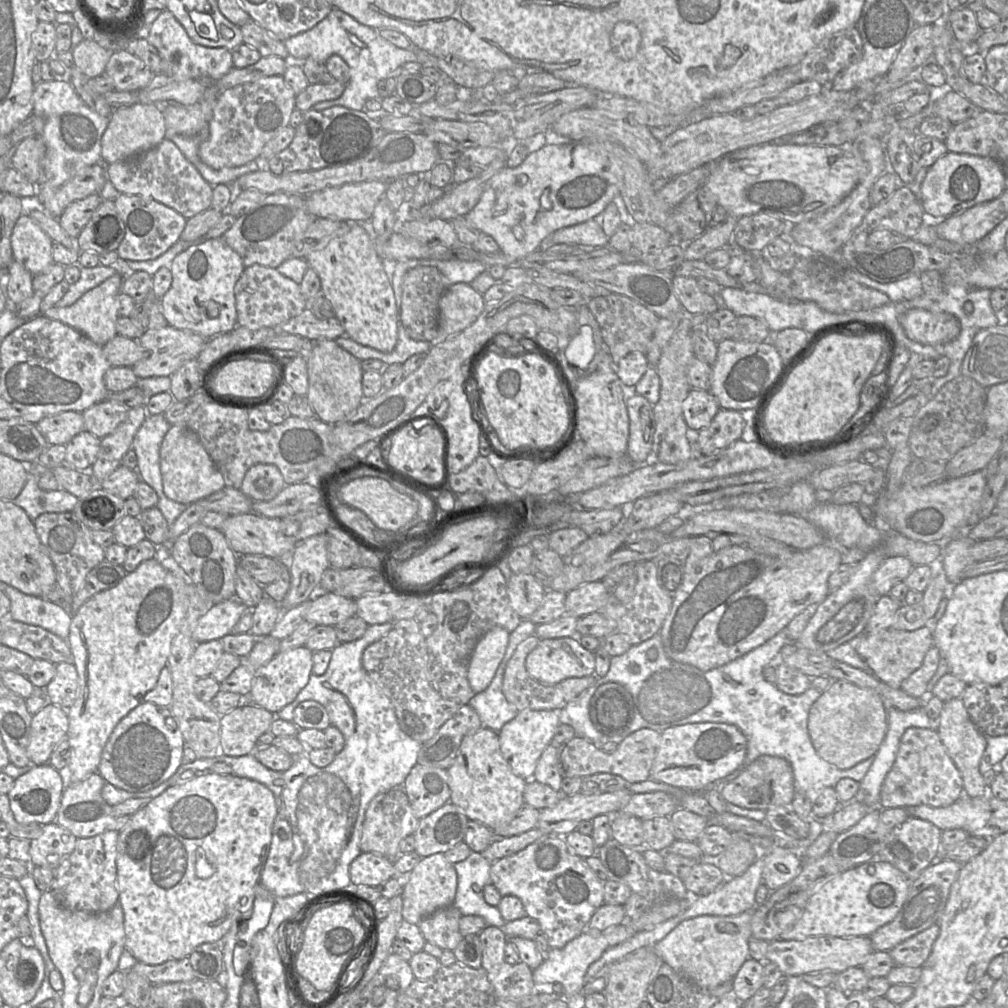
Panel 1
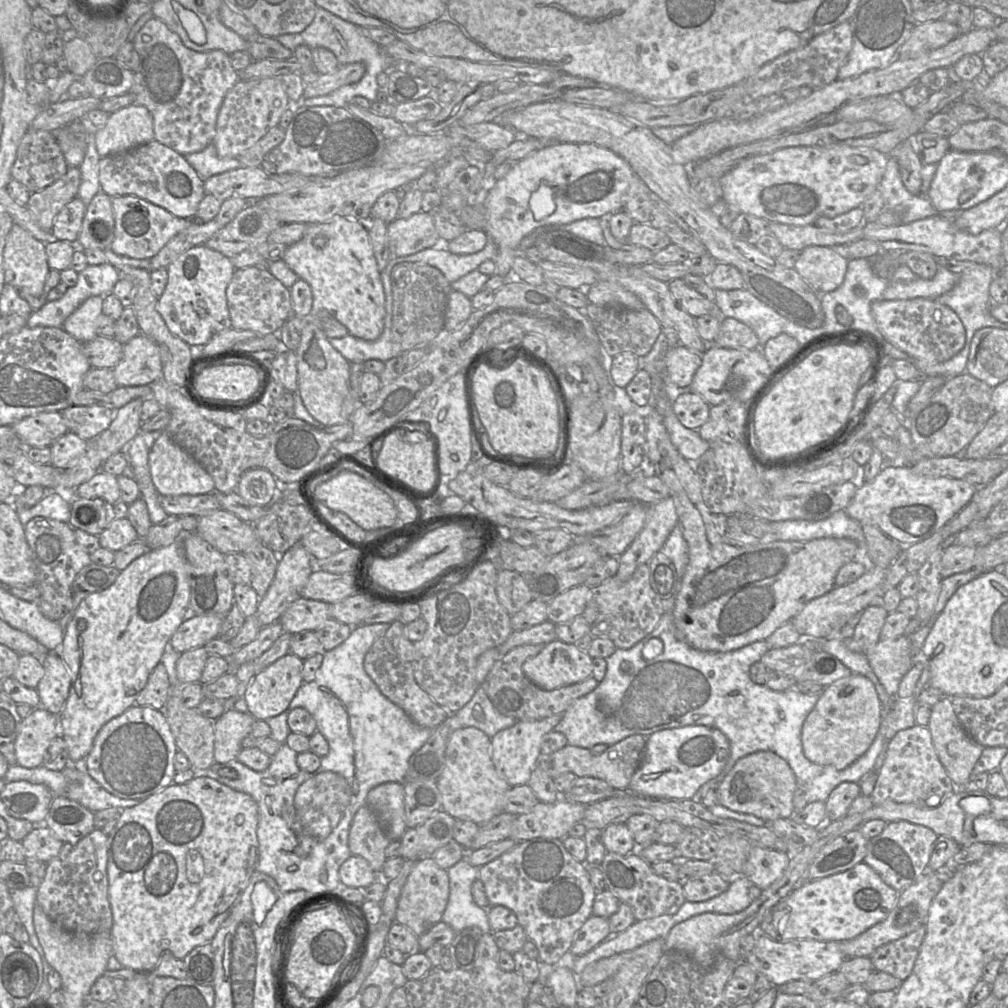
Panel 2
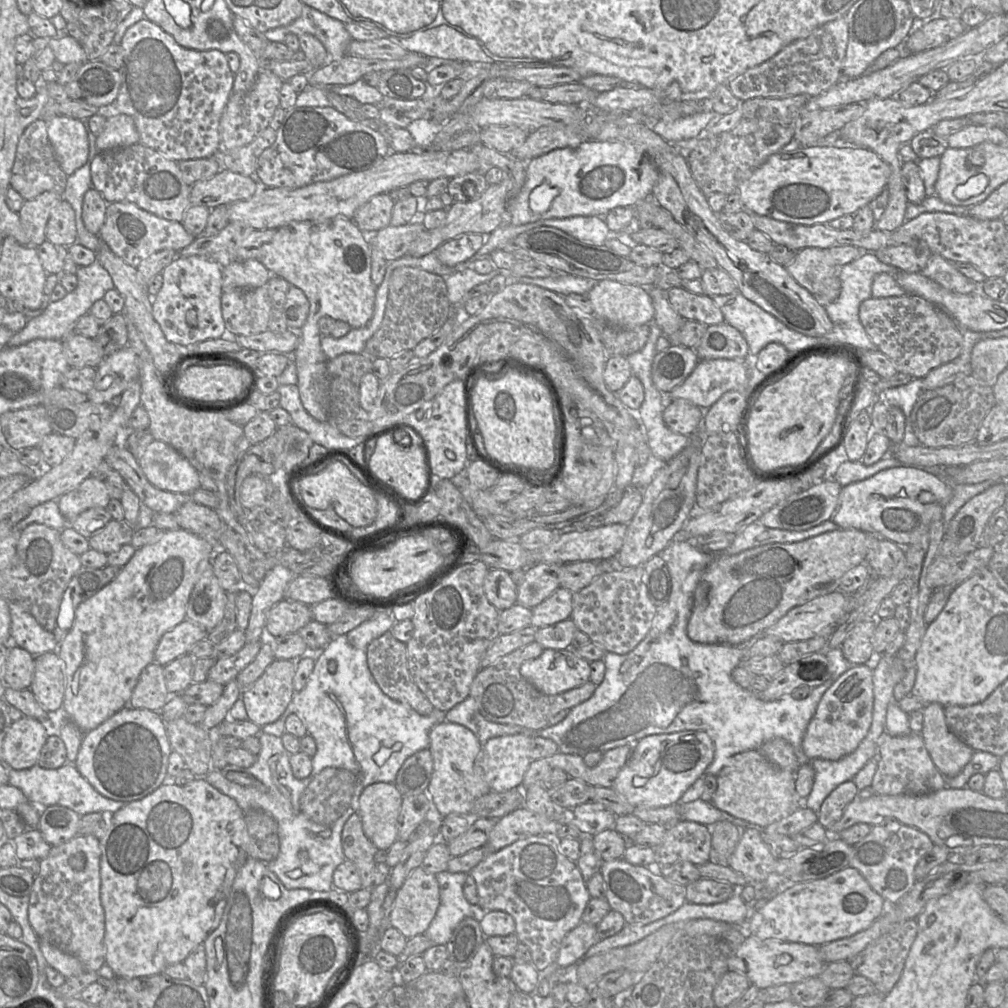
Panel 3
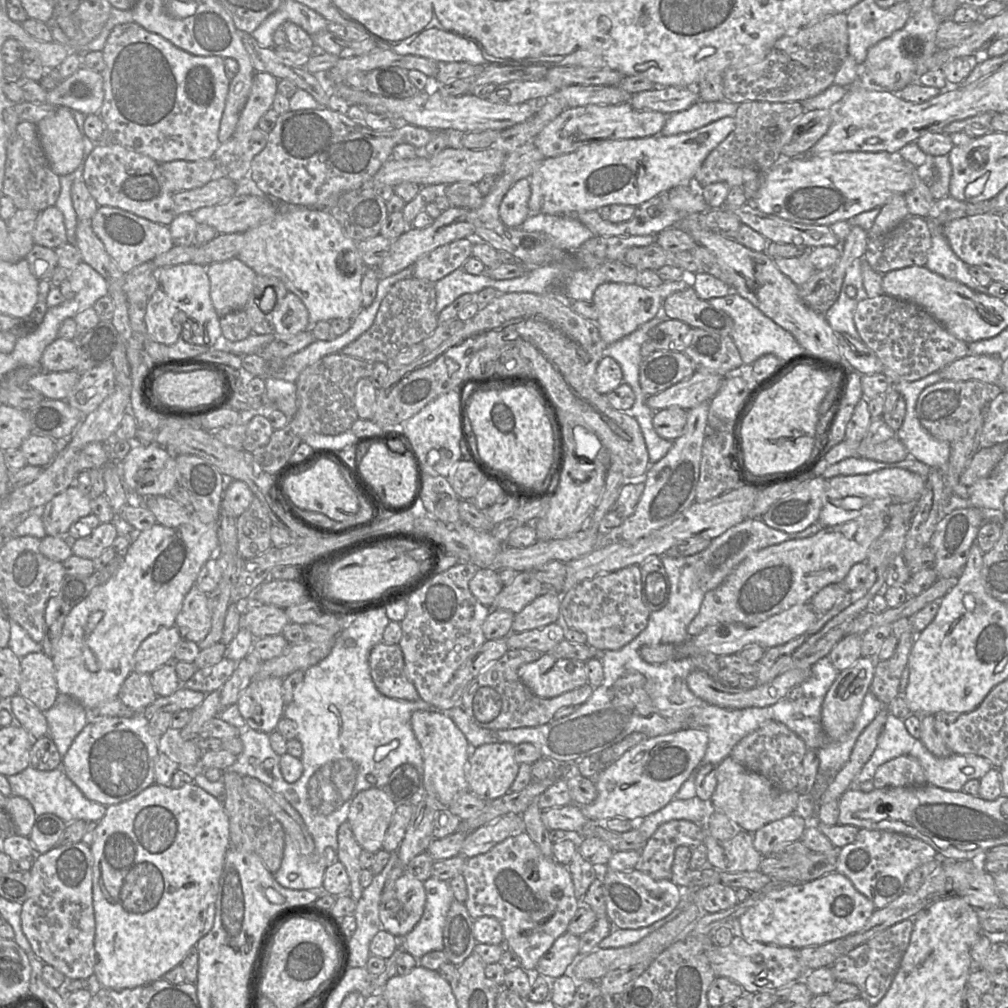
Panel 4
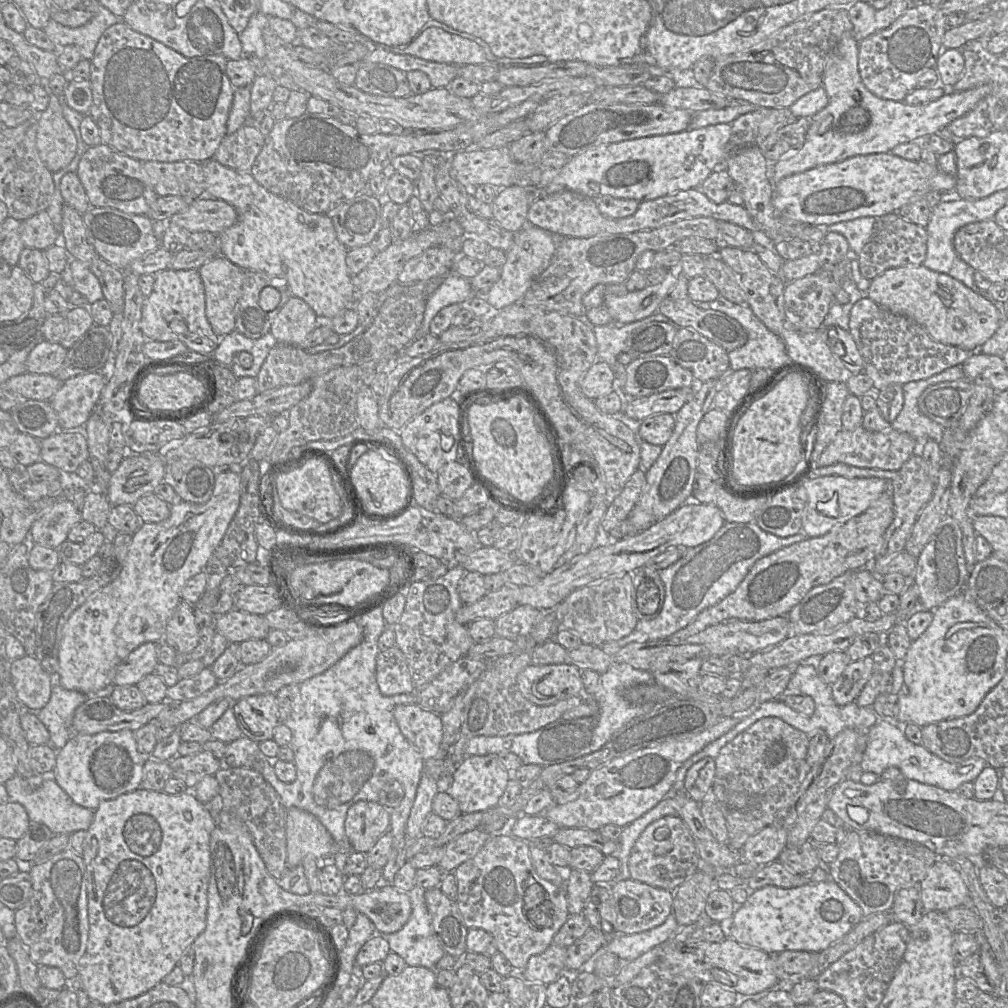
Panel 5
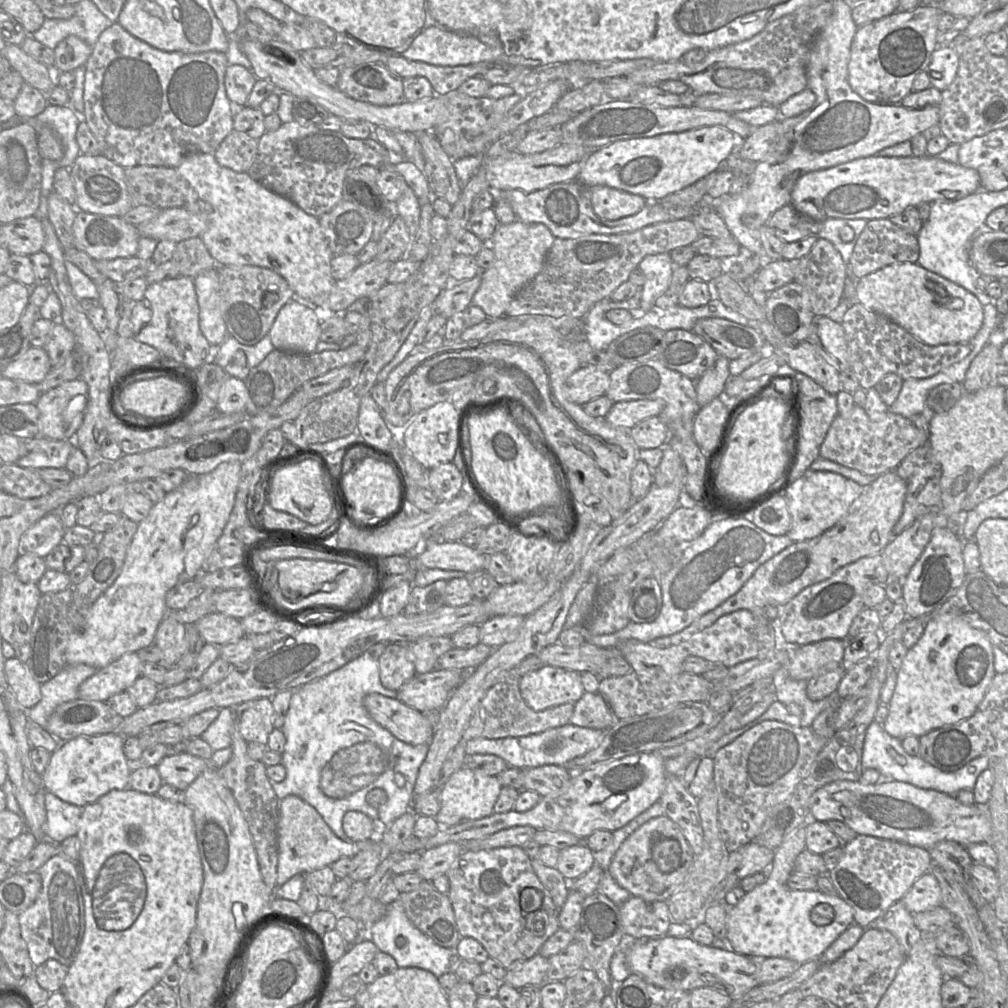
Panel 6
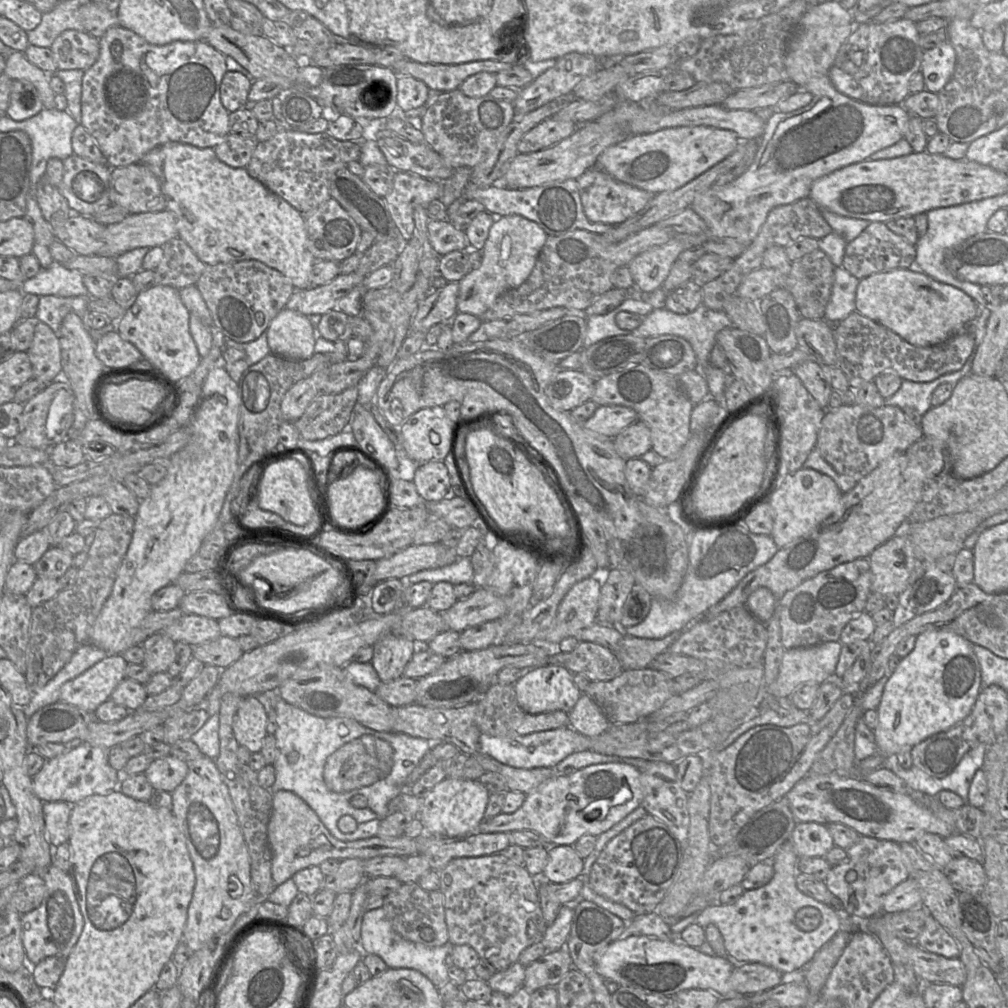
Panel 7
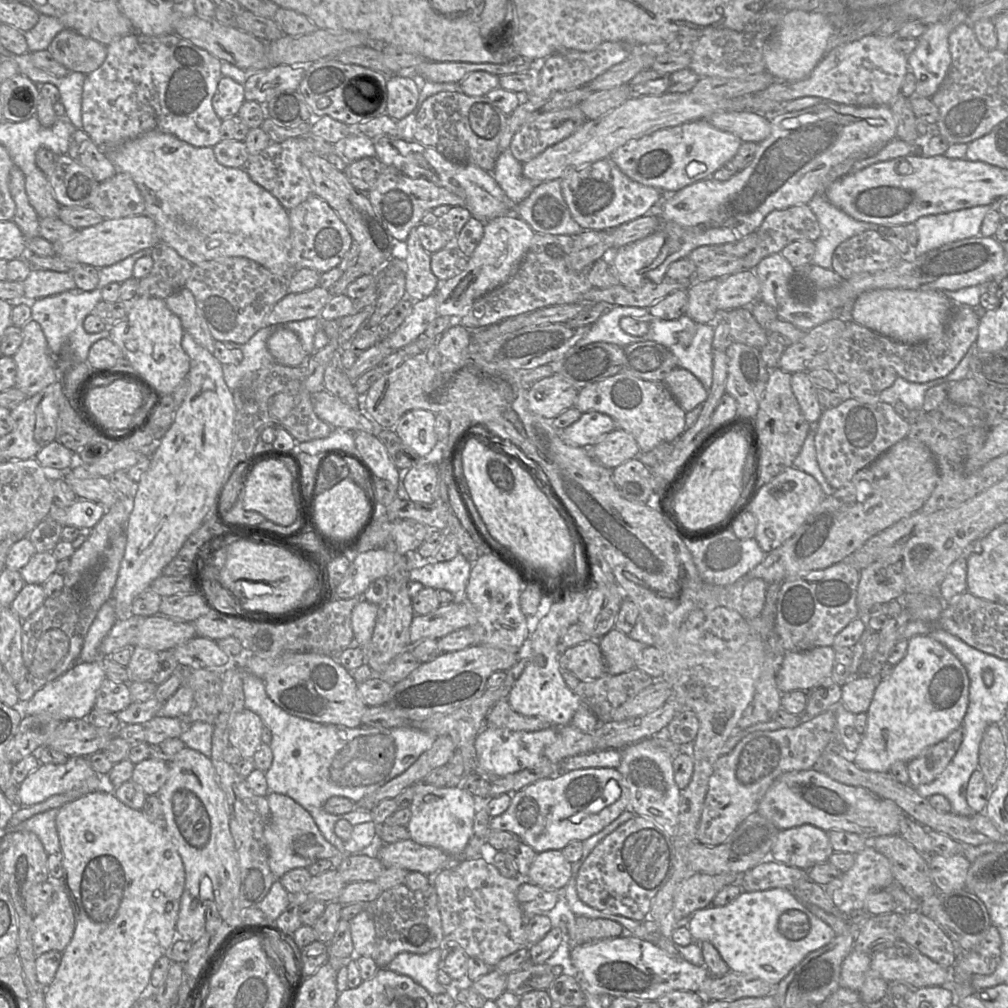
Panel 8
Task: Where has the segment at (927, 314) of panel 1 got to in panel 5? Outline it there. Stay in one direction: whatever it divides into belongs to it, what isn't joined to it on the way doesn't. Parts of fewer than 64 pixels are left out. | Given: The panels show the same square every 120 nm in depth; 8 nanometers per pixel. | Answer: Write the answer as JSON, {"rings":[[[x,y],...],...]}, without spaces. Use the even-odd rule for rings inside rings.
{"rings":[[[867,296],[853,305],[849,332],[863,358],[864,372],[873,380],[875,391],[890,384],[926,379],[961,365],[972,355],[972,351],[935,341],[913,320],[886,310]]]}

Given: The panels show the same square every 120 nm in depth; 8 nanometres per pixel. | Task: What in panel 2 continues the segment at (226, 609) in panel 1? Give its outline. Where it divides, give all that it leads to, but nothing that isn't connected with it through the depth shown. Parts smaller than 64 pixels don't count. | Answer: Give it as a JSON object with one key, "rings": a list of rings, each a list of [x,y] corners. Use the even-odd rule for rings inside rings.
{"rings":[[[215,614],[185,620],[171,637],[170,645],[178,654],[204,647],[210,640],[217,638],[222,622],[223,617]]]}

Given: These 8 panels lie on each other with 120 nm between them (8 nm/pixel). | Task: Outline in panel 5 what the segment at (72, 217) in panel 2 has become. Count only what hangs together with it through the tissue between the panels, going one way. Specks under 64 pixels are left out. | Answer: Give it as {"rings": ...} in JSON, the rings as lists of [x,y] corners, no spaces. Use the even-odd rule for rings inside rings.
{"rings":[[[46,211],[21,221],[20,236],[25,248],[42,251],[60,241],[60,233],[55,229]]]}

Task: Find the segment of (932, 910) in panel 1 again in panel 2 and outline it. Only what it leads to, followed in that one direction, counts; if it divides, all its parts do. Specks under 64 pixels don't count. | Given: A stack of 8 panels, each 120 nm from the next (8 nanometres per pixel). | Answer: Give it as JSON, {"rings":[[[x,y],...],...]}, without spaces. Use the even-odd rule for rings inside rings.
{"rings":[[[927,869],[916,882],[898,892],[897,901],[886,919],[852,939],[840,941],[840,950],[846,959],[869,957],[878,947],[902,938],[925,924],[932,900],[943,884],[944,882],[939,879],[935,871]]]}

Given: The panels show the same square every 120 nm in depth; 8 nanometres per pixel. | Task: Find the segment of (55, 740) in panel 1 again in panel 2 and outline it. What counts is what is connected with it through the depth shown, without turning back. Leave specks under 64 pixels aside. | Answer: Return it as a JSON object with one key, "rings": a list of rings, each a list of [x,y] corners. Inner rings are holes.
{"rings":[[[42,706],[22,719],[15,740],[17,764],[24,768],[43,766],[46,750],[60,733],[60,716]]]}

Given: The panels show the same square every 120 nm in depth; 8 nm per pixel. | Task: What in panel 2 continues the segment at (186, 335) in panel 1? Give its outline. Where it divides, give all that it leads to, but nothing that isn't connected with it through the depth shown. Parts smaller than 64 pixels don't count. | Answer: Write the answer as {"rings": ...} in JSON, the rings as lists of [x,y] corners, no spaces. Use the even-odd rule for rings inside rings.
{"rings":[[[138,334],[123,345],[123,357],[112,369],[118,387],[149,385],[162,378],[162,362],[157,344]]]}

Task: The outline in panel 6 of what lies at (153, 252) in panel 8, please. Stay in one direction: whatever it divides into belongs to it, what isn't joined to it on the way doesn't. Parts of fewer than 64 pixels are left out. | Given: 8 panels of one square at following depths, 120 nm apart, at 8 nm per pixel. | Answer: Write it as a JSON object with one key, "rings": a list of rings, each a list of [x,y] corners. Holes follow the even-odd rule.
{"rings":[[[201,237],[188,238],[177,242],[172,260],[178,264],[180,276],[191,278],[218,266]]]}

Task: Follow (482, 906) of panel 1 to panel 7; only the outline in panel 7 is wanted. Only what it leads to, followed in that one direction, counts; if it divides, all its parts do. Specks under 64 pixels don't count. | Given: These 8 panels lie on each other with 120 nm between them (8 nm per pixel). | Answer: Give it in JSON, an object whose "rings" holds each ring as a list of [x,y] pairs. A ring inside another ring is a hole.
{"rings":[[[382,907],[364,914],[358,947],[364,955],[379,956],[388,968],[406,968],[419,971],[438,989],[450,981],[445,958],[454,946],[448,942],[440,947],[427,947],[404,939],[393,930]]]}

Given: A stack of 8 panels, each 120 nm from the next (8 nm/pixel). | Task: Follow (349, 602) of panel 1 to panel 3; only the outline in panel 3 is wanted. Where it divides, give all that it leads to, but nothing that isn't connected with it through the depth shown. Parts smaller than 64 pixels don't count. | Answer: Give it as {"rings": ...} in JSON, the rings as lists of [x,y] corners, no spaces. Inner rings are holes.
{"rings":[[[283,599],[269,611],[265,625],[266,637],[278,637],[296,633],[313,621],[311,607],[292,600]]]}

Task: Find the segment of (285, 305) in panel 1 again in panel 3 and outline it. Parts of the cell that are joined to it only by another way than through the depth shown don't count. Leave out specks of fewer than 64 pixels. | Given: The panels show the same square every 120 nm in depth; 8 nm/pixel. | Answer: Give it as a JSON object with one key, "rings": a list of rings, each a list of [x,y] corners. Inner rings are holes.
{"rings":[[[267,283],[258,288],[223,292],[221,308],[228,333],[249,336],[267,331],[271,314]]]}

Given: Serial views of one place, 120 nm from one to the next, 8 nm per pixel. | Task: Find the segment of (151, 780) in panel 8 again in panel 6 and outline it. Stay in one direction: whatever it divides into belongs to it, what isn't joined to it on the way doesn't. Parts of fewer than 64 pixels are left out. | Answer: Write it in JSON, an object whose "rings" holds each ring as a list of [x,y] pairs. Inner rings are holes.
{"rings":[[[183,752],[165,756],[156,768],[163,783],[184,791],[209,766],[210,761]]]}

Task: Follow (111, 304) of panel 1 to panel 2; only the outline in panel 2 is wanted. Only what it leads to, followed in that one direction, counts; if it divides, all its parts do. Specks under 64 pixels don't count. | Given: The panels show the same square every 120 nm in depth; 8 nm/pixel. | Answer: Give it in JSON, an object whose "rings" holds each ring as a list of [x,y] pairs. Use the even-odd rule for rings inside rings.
{"rings":[[[92,296],[85,300],[64,322],[62,328],[81,343],[95,339],[96,321],[102,314],[102,304],[106,296]]]}

